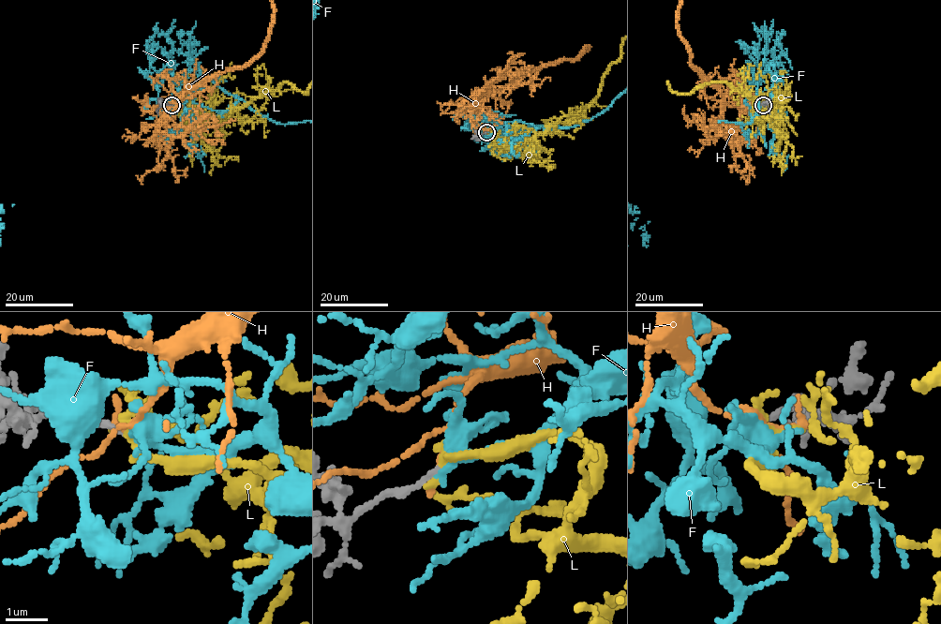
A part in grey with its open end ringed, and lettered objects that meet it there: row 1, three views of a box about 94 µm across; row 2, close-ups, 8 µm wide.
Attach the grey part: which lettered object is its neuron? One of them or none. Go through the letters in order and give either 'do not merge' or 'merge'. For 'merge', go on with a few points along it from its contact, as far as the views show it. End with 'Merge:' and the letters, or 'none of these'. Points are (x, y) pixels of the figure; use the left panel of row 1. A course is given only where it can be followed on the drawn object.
F: merge
H: do not merge
L: do not merge
Merge: F

